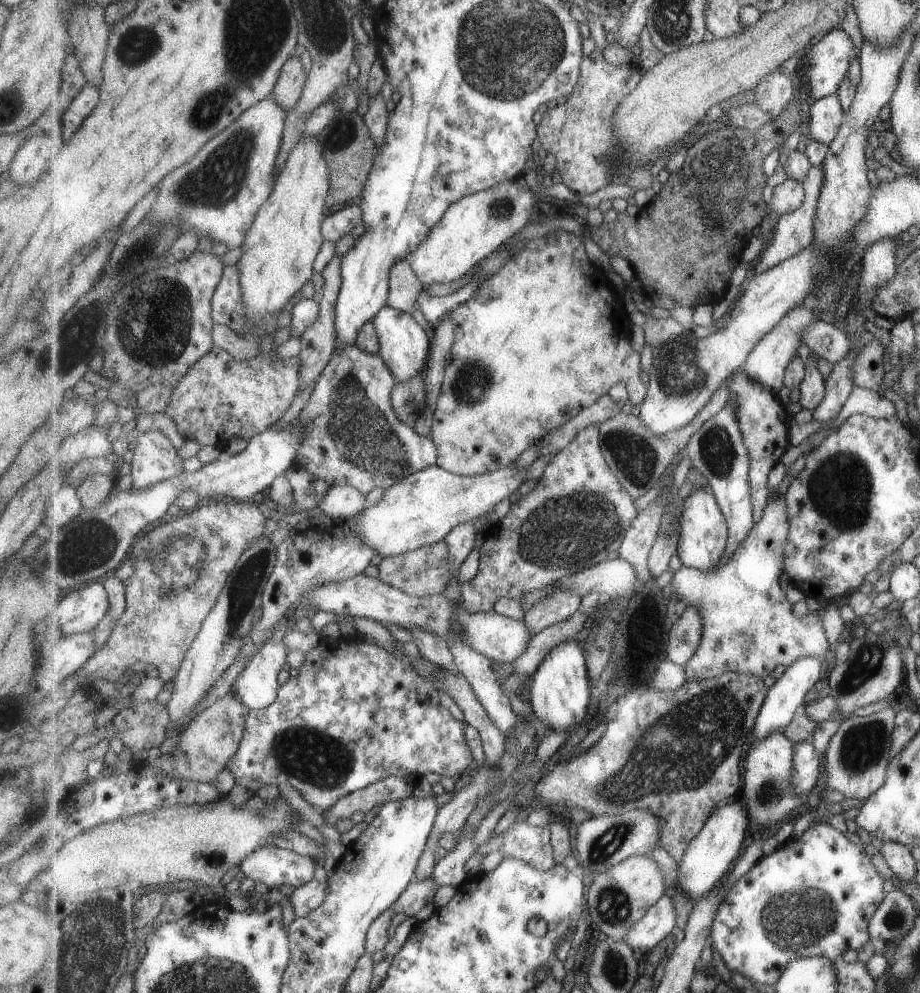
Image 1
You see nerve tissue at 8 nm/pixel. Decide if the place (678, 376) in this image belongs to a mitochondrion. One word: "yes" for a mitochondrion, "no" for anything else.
yes

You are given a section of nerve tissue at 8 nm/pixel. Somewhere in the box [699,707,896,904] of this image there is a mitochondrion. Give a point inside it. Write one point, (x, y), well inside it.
(862, 748)

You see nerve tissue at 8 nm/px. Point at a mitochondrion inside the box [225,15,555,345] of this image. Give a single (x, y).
(340, 138)

